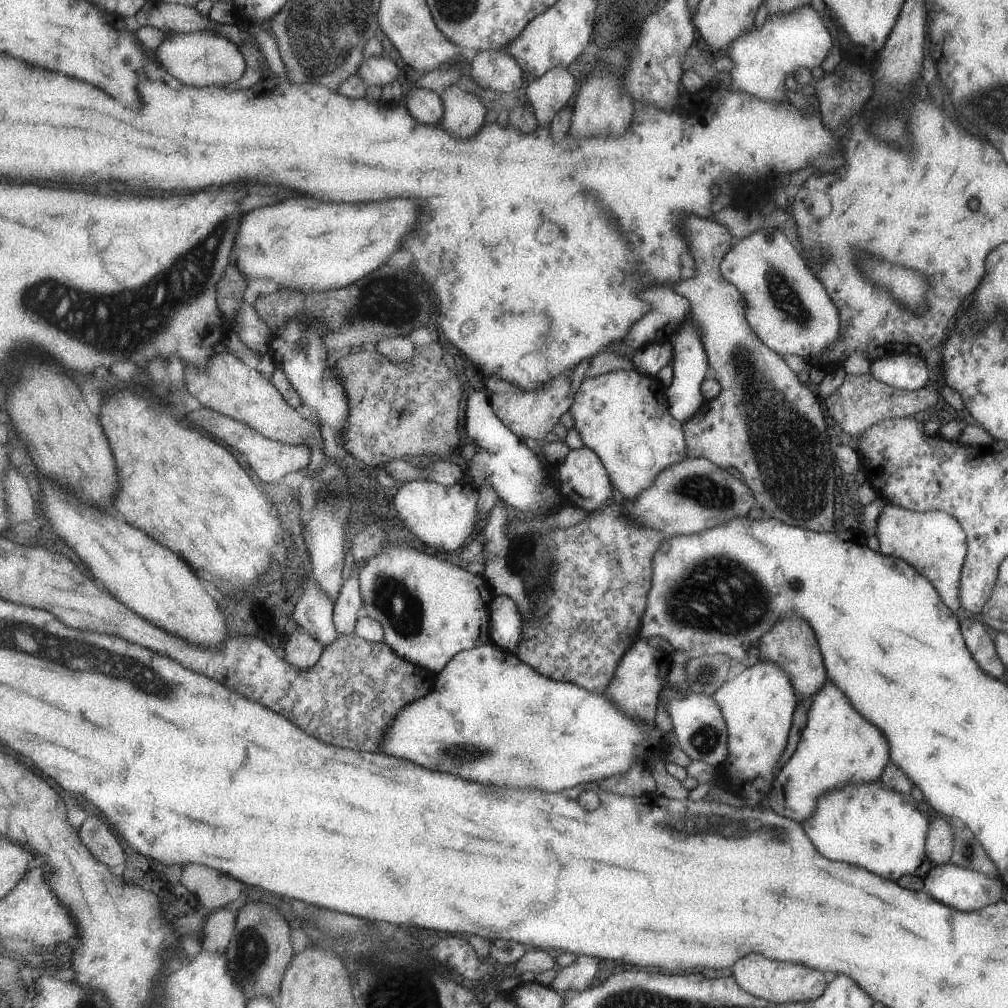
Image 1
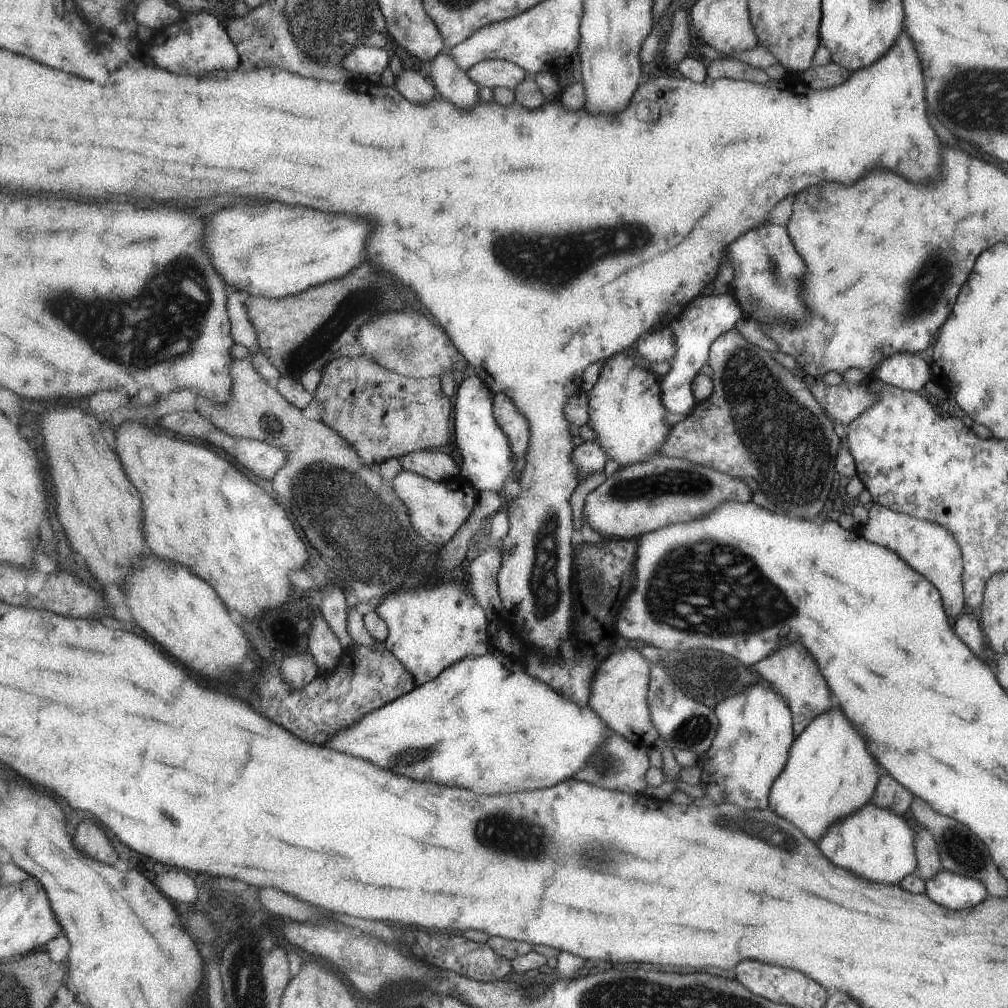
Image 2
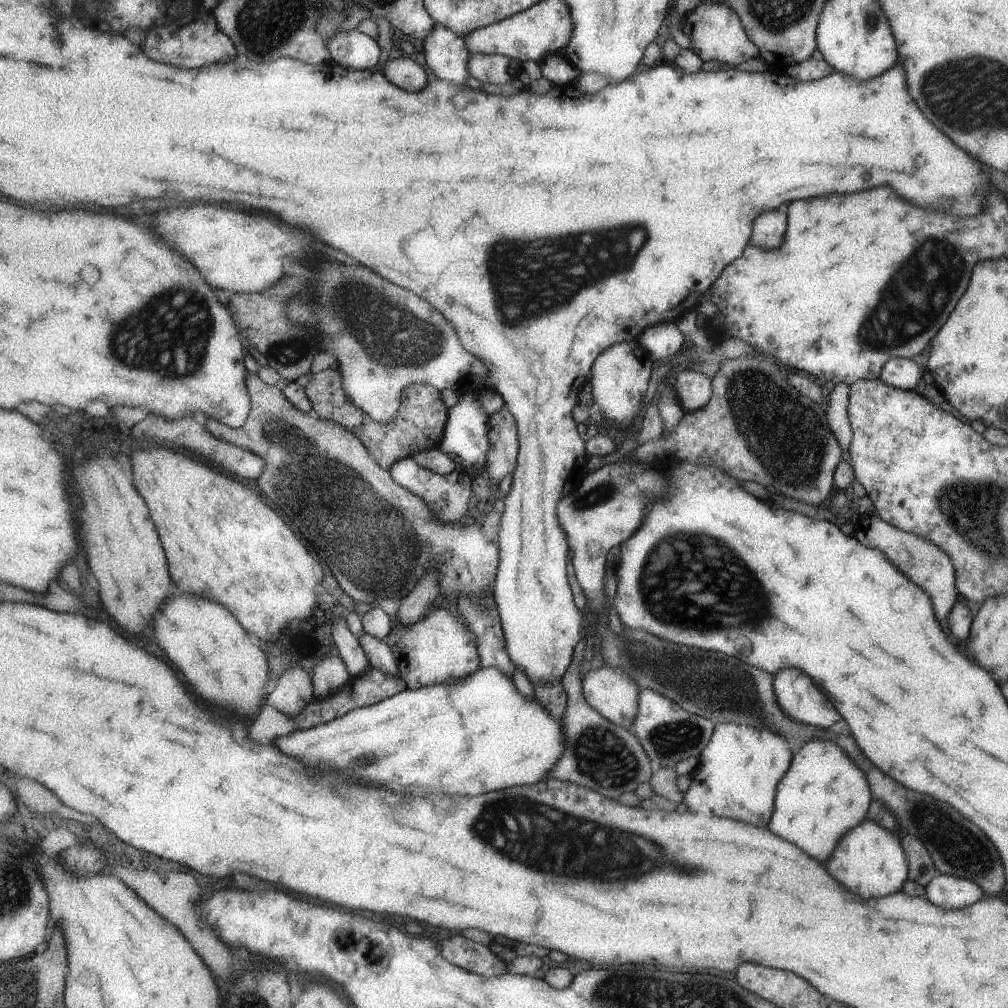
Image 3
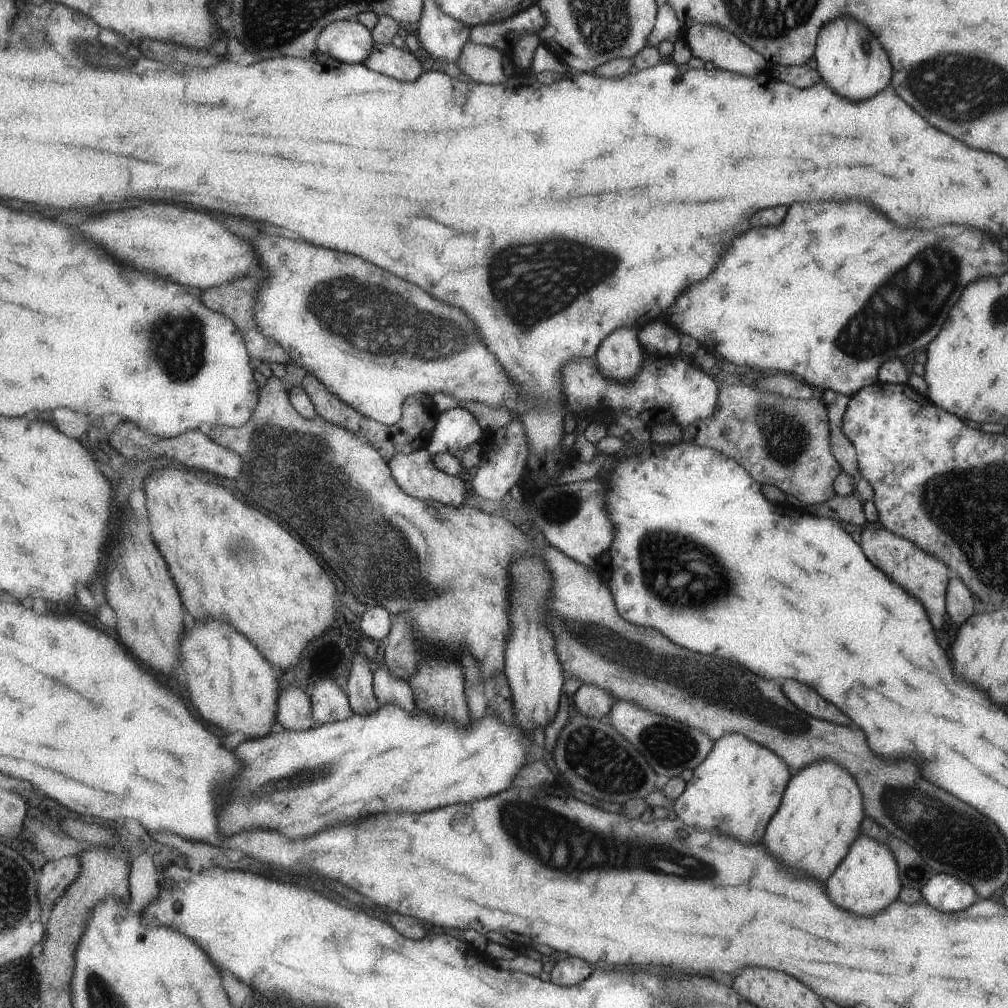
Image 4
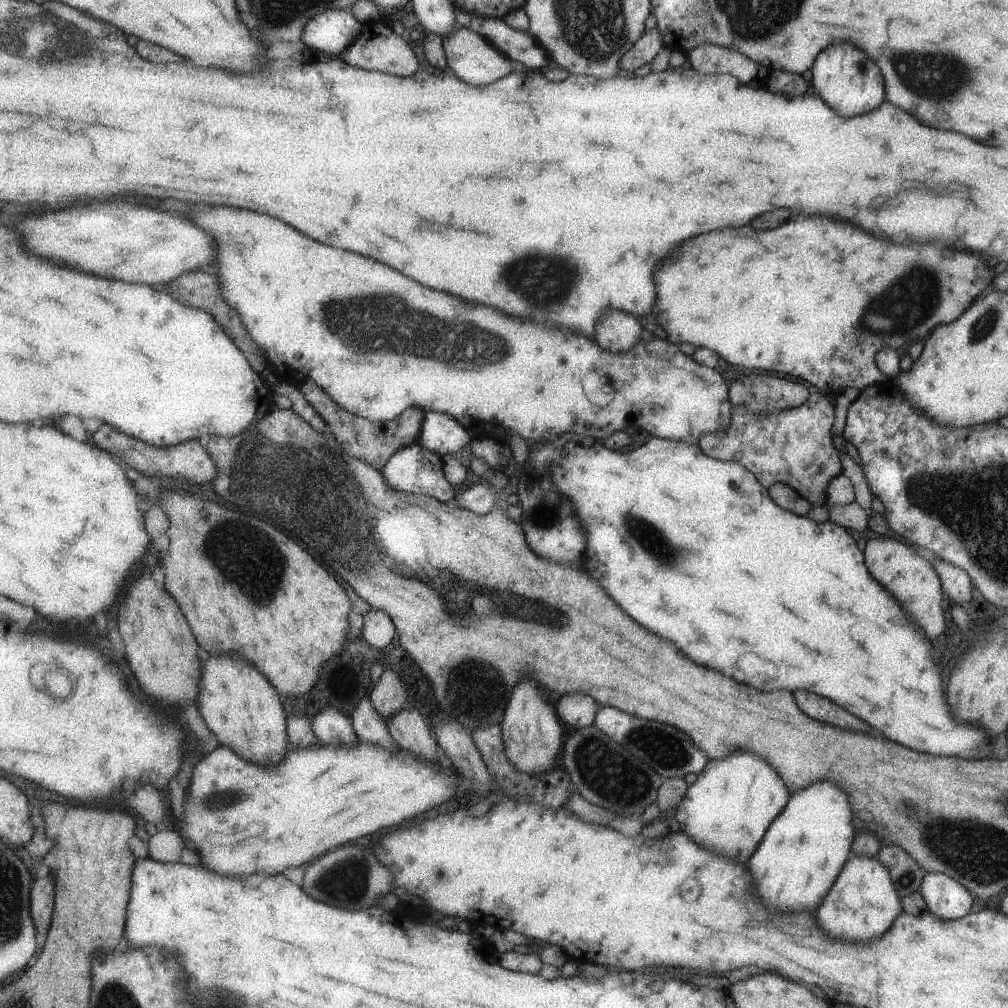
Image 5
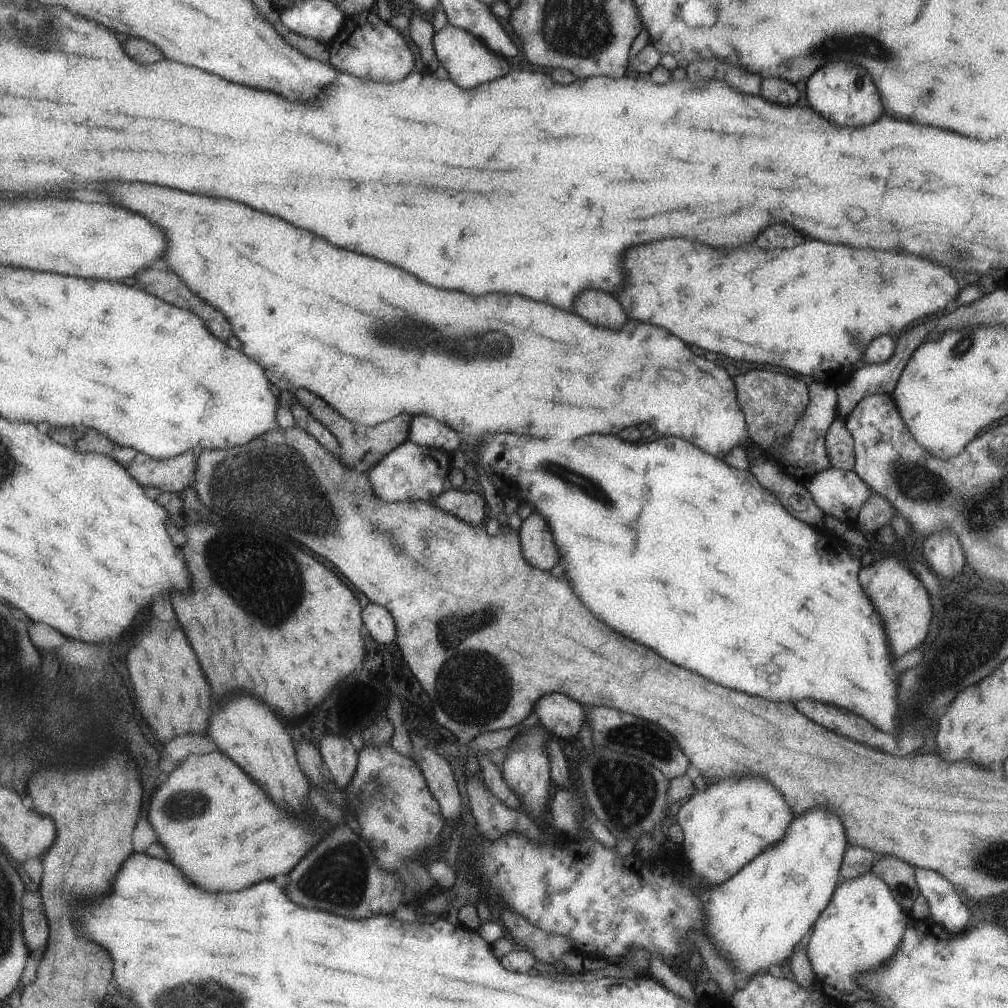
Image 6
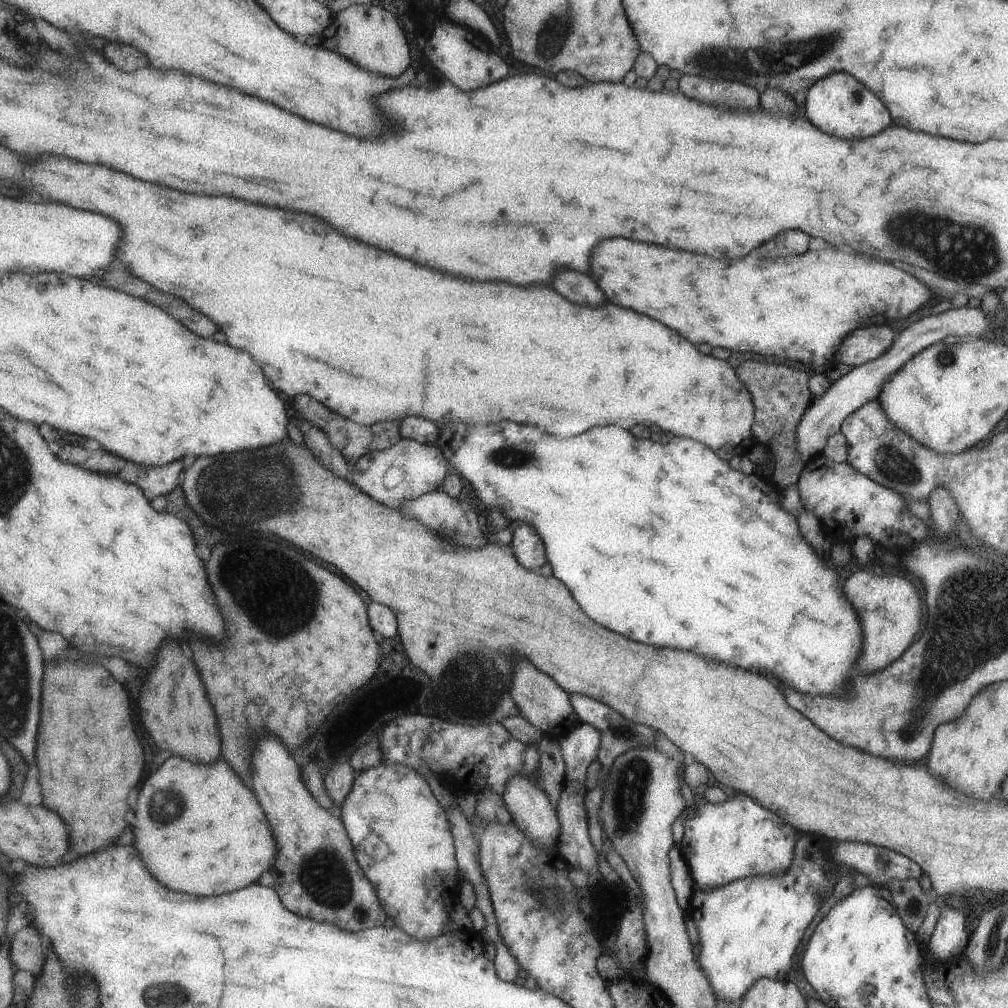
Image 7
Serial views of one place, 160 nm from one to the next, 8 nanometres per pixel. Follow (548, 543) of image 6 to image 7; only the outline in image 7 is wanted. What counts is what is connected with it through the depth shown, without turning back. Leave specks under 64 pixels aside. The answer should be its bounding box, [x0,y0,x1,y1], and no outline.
[509,524,547,568]

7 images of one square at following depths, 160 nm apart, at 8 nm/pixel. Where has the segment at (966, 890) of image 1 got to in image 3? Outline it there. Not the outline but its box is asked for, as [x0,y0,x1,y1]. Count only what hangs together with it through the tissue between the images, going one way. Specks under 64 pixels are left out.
[924,874,984,908]

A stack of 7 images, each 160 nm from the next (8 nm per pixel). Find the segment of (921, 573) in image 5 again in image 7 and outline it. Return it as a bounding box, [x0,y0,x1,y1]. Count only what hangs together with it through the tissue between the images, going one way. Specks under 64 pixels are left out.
[843,572,921,674]

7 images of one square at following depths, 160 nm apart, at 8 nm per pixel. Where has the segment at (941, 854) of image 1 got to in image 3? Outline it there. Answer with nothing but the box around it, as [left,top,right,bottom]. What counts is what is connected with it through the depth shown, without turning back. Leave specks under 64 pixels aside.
[900,835,935,886]

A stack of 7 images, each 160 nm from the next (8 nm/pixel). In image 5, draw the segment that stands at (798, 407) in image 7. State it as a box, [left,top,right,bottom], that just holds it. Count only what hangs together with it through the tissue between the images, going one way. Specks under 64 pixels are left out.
[728,374,811,413]

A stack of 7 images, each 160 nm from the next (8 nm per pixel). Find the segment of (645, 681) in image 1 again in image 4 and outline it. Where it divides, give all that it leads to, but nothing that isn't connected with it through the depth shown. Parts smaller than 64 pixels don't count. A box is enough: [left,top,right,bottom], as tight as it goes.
[573,685,615,720]

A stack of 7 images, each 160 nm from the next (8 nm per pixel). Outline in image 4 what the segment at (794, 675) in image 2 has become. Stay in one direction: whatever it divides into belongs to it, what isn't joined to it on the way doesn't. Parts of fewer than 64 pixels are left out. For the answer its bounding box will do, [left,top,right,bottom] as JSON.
[781,680,851,726]

